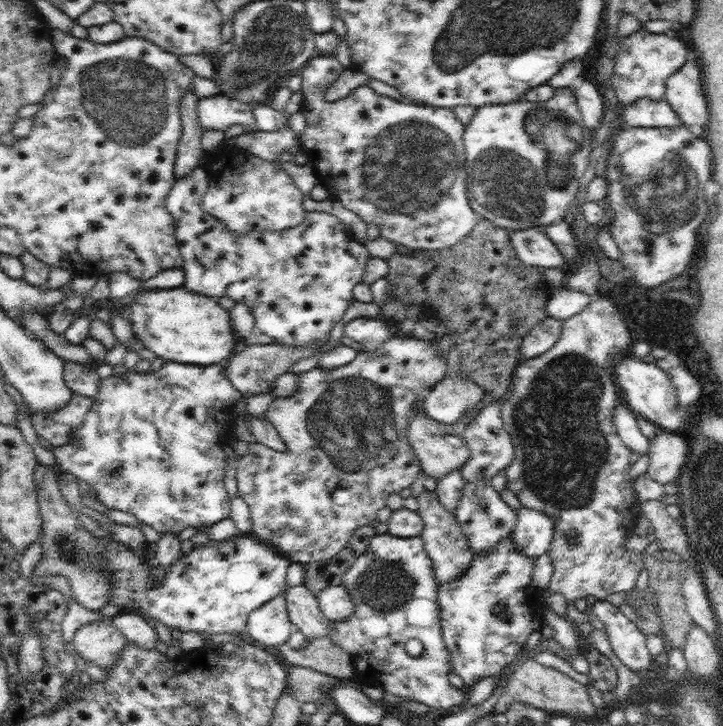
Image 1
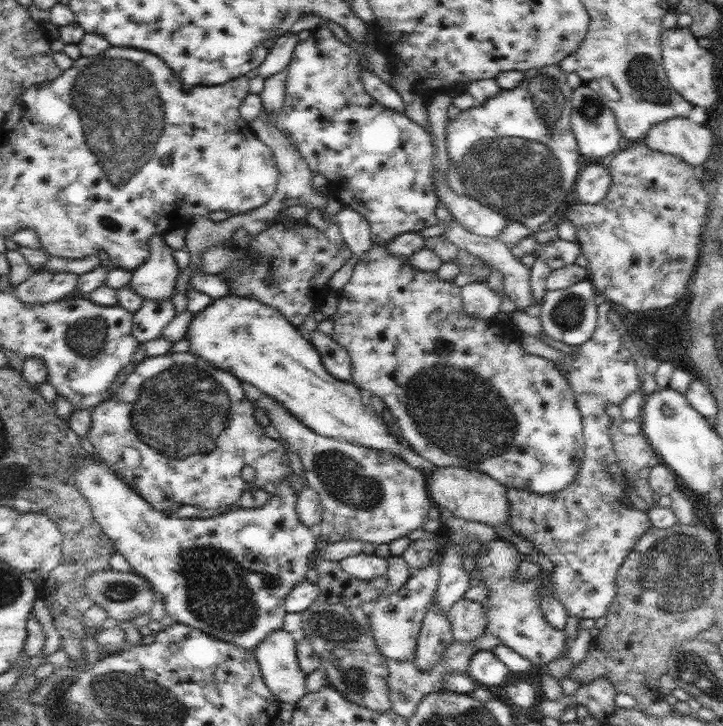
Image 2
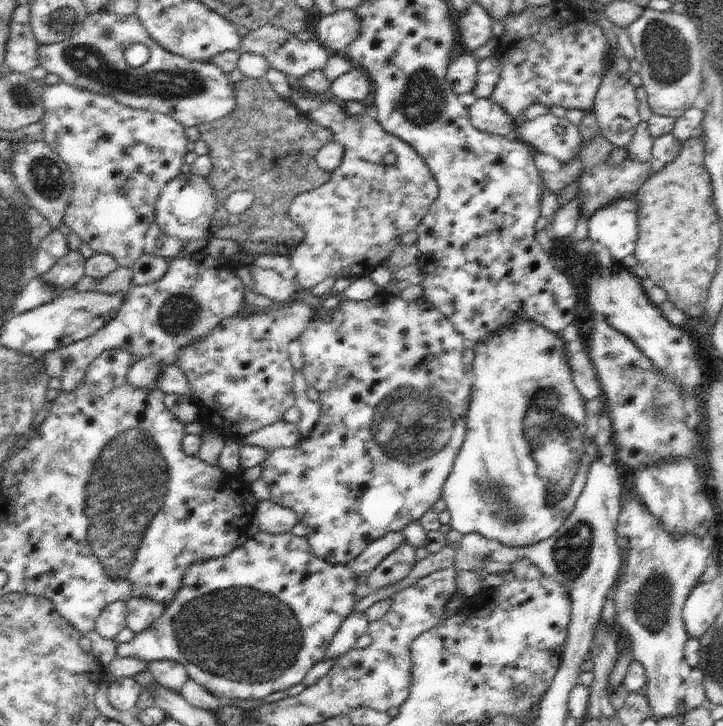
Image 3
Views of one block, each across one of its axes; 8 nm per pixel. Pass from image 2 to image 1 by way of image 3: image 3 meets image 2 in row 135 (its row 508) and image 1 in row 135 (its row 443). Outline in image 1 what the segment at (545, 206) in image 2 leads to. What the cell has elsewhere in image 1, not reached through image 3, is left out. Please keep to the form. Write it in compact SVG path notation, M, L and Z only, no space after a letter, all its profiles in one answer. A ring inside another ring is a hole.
M569 88L555 90L555 96L547 102L527 102L523 98L513 104L477 108L463 132L469 206L477 218L493 220L493 224L513 230L525 230L533 226L545 228L553 220L563 220L563 214L569 210L569 202L575 200L573 196L579 188L579 180L589 166L593 134L595 130L585 128L573 90Z

